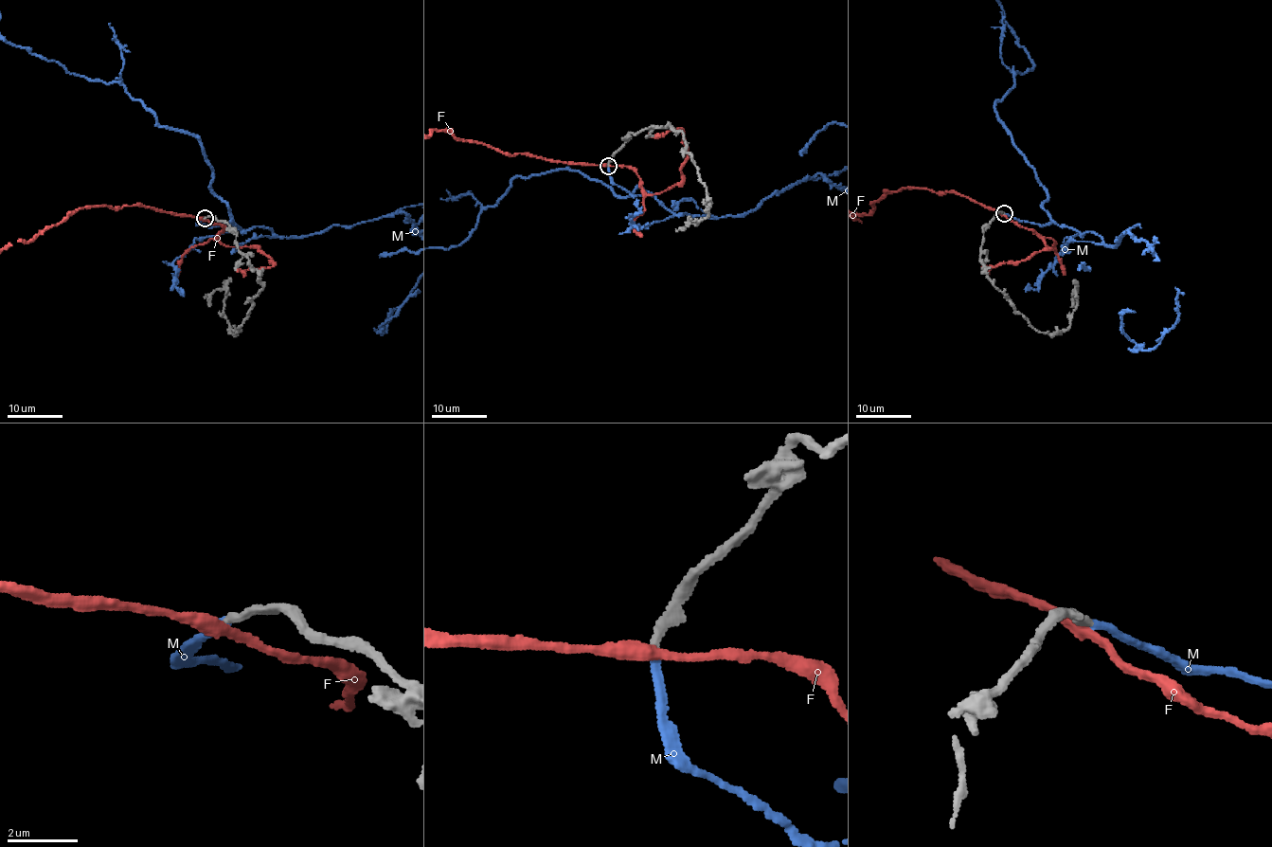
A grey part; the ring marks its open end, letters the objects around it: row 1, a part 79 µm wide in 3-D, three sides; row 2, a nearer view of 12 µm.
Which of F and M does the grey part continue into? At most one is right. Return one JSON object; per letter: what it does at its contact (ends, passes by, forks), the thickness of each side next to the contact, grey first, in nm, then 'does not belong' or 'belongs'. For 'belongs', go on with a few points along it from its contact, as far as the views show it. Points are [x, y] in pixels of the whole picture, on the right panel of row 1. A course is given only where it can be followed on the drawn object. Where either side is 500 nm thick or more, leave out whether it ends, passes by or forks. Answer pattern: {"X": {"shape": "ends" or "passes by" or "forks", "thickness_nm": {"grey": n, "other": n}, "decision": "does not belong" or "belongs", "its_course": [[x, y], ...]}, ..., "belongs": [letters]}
{"F": {"shape": "passes by", "thickness_nm": {"grey": 240, "other": 320}, "decision": "does not belong"}, "M": {"shape": "ends", "thickness_nm": {"grey": 240, "other": 240}, "decision": "belongs"}, "belongs": ["M"]}

